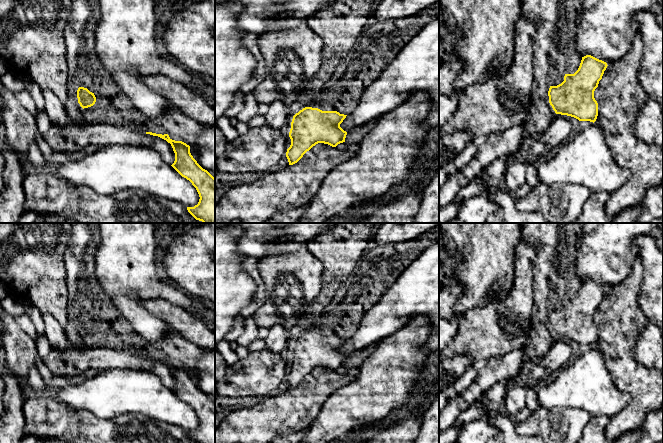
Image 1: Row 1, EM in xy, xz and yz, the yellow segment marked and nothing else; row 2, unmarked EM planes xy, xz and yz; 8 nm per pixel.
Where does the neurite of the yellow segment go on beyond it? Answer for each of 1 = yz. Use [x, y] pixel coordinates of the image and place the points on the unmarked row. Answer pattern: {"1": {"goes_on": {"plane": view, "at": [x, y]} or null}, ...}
{"1": {"goes_on": null}}

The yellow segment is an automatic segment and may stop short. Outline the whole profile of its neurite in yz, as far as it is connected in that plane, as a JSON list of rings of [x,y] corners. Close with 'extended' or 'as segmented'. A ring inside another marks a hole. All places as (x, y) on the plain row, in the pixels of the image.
[[[591,279],[582,281],[574,298],[565,298],[561,308],[549,312],[549,327],[555,337],[594,347],[598,340],[594,315],[607,290],[606,286]]]; as segmented

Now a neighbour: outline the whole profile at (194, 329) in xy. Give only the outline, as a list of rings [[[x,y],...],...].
[[[163,299],[146,300],[142,305],[166,322],[171,331],[202,349],[215,351],[215,332],[208,327],[201,316],[193,316],[183,308]]]

